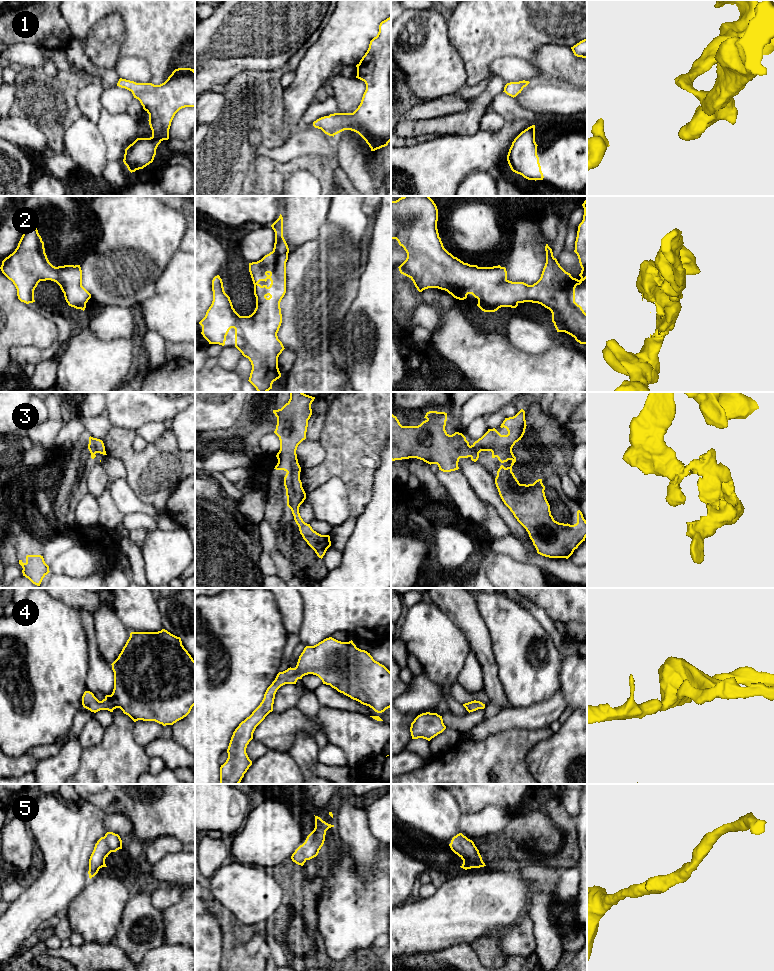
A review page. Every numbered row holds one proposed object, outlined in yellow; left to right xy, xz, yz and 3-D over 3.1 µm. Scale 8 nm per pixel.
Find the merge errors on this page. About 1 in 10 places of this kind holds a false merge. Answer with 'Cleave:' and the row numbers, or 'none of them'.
Cleave: none of them

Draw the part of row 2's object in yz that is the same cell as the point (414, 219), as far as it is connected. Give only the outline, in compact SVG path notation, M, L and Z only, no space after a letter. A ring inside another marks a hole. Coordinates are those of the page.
M403 196L391 201L391 239L396 239L407 253L406 260L398 267L401 274L409 277L417 290L428 288L447 291L454 298L464 300L468 294L478 299L477 306L484 312L495 312L501 307L516 308L519 303L538 303L552 313L557 332L565 332L580 344L587 345L587 314L575 302L575 288L587 278L587 199L582 204L583 220L578 226L575 250L582 268L580 280L566 272L546 244L546 263L540 279L533 285L512 282L507 279L505 267L478 267L454 257L443 246L437 229L438 209L429 196Z

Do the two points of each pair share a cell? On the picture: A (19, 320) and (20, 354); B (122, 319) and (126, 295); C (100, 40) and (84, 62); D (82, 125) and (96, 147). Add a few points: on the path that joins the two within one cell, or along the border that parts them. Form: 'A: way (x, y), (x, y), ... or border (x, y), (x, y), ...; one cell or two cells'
A: border (10, 347), (35, 346), (43, 349); two cells
B: border (104, 305), (124, 305), (132, 308); two cells
C: border (82, 41), (88, 59), (108, 69); two cells
D: way (83, 130), (83, 134), (91, 142); one cell

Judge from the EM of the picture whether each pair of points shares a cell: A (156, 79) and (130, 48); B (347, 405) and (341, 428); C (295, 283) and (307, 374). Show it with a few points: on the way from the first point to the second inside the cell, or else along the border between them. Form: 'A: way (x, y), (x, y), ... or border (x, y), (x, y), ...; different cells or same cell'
A: way (156, 69), (156, 63), (140, 48); same cell
B: way (347, 411), (347, 422); same cell
C: way (307, 306), (307, 351); same cell

